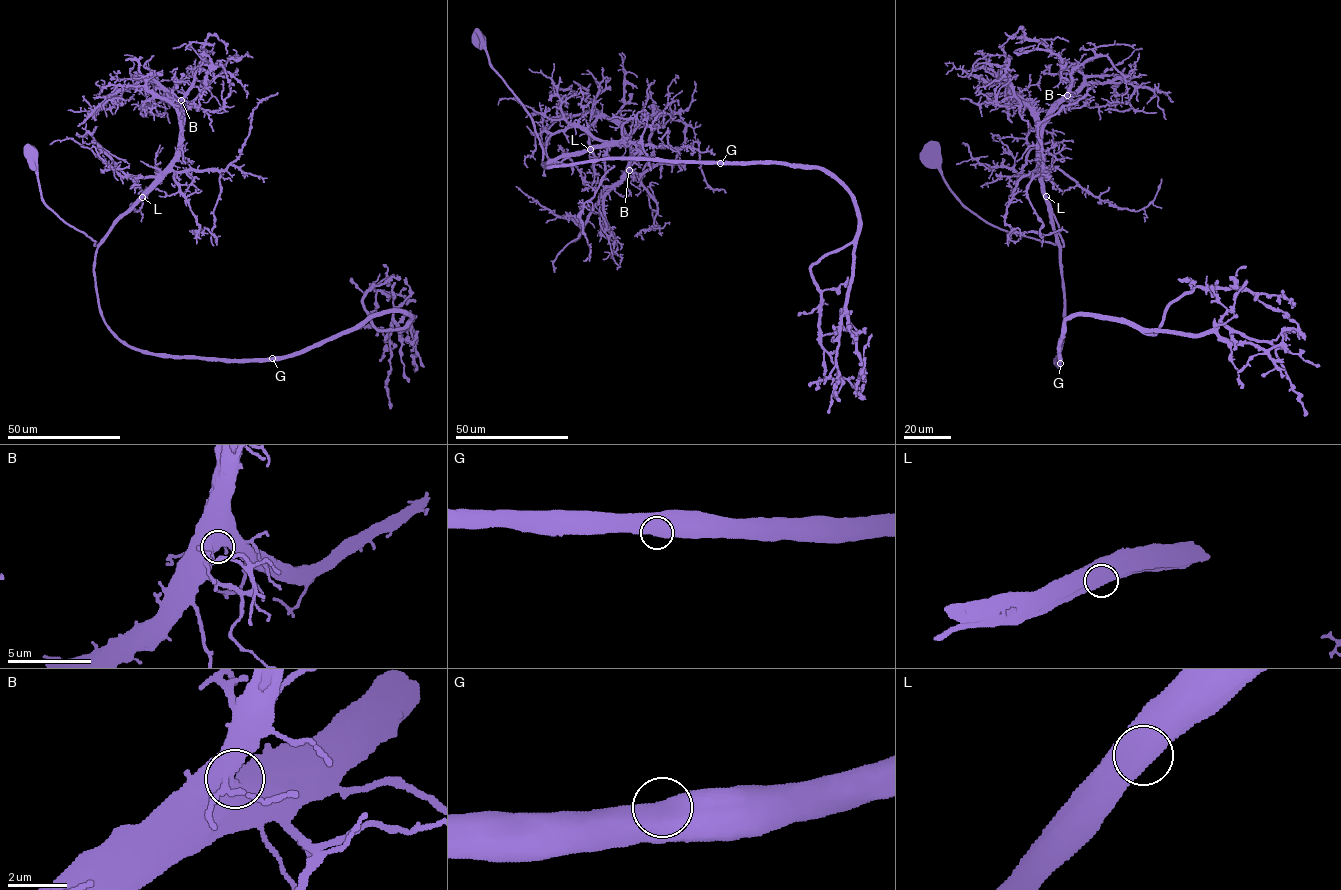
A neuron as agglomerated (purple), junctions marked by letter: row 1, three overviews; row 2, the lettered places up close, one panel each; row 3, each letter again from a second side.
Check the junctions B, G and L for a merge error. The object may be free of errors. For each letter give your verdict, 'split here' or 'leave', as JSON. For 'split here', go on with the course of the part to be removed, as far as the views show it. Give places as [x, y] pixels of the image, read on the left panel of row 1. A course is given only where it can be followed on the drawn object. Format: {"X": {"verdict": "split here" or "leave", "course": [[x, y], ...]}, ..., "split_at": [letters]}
{"B": {"verdict": "leave"}, "G": {"verdict": "leave"}, "L": {"verdict": "leave"}, "split_at": []}

